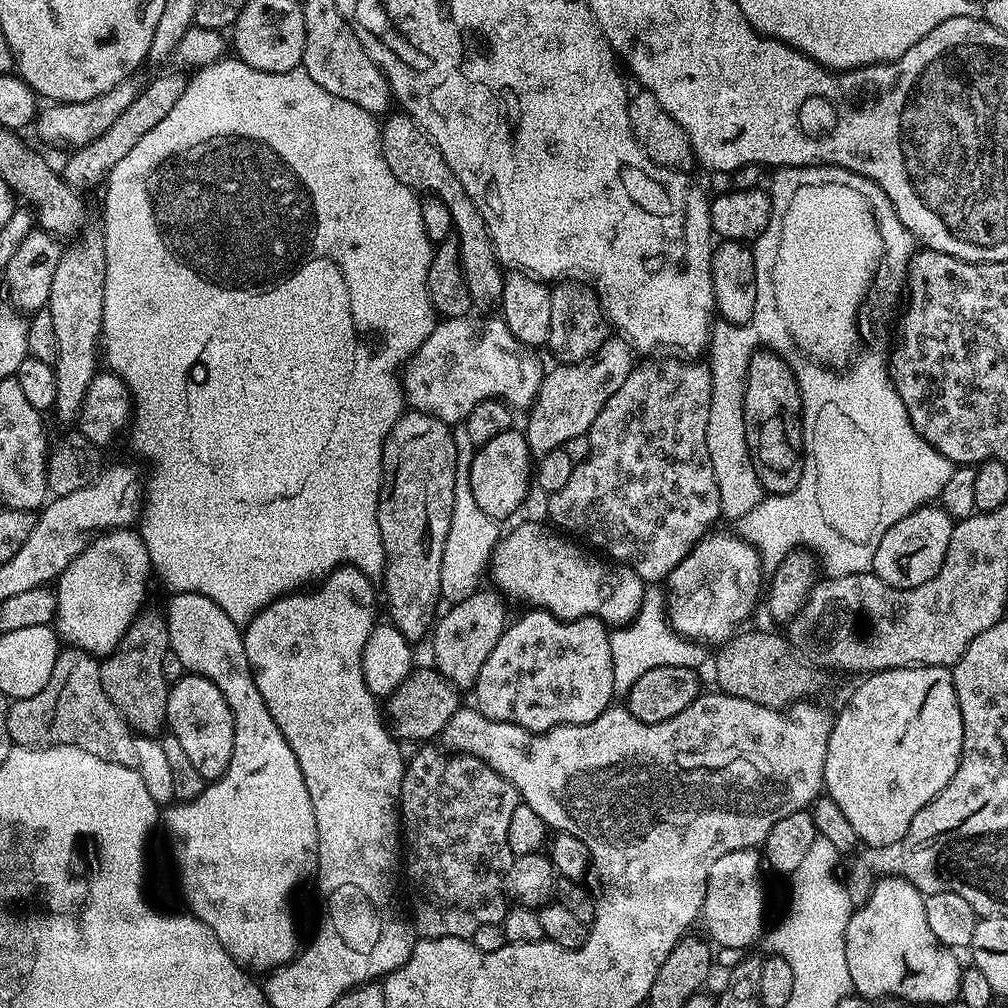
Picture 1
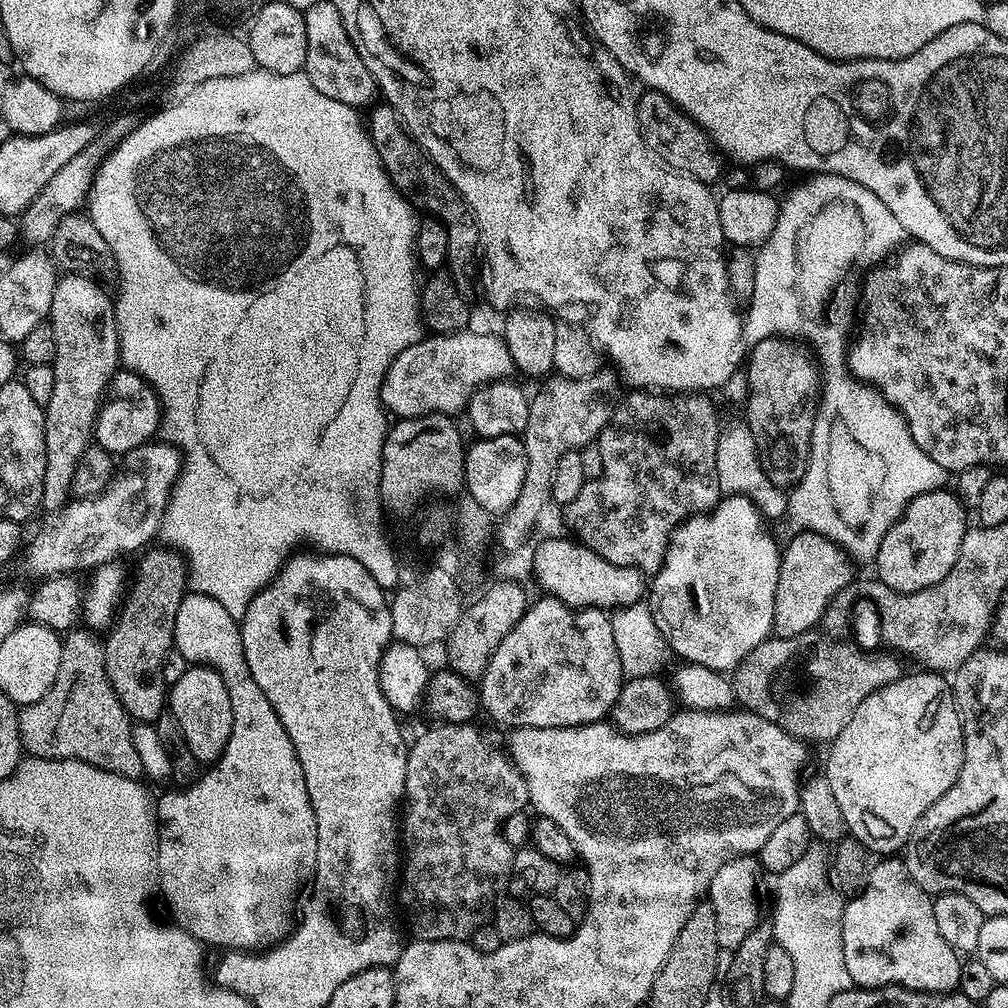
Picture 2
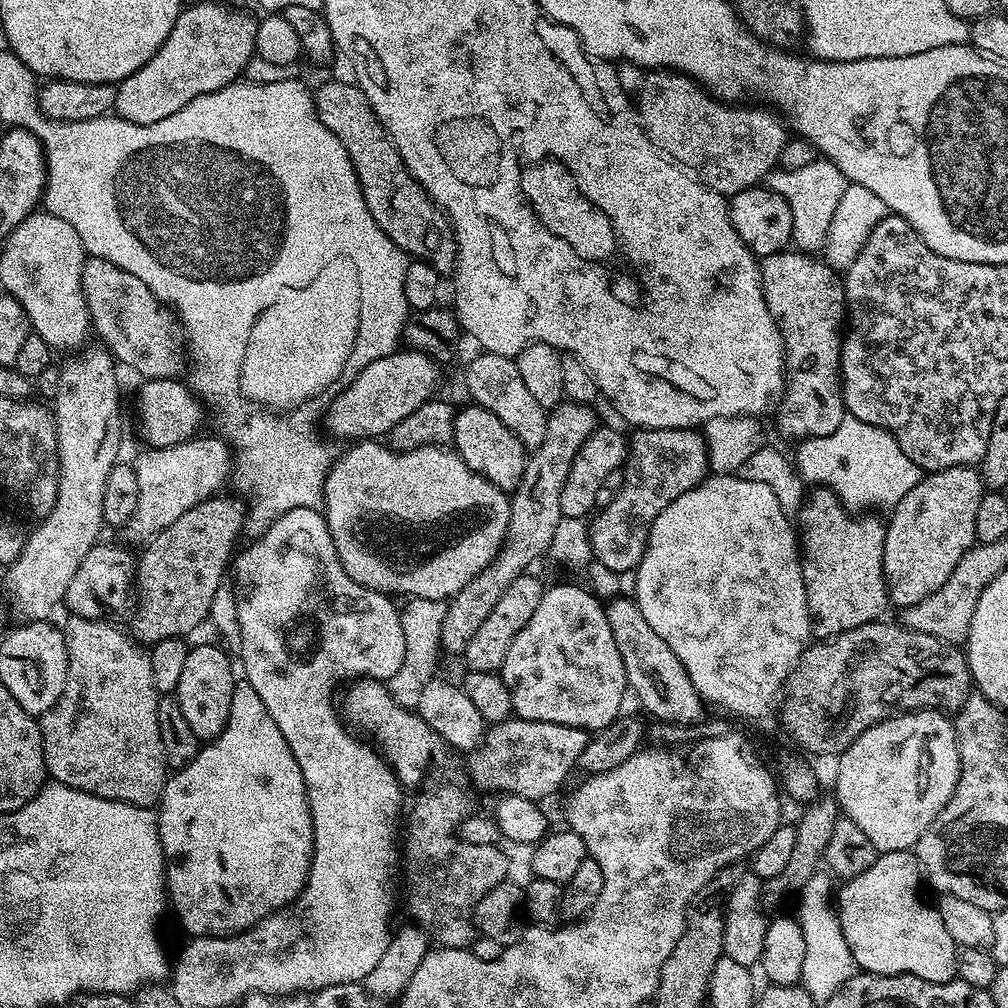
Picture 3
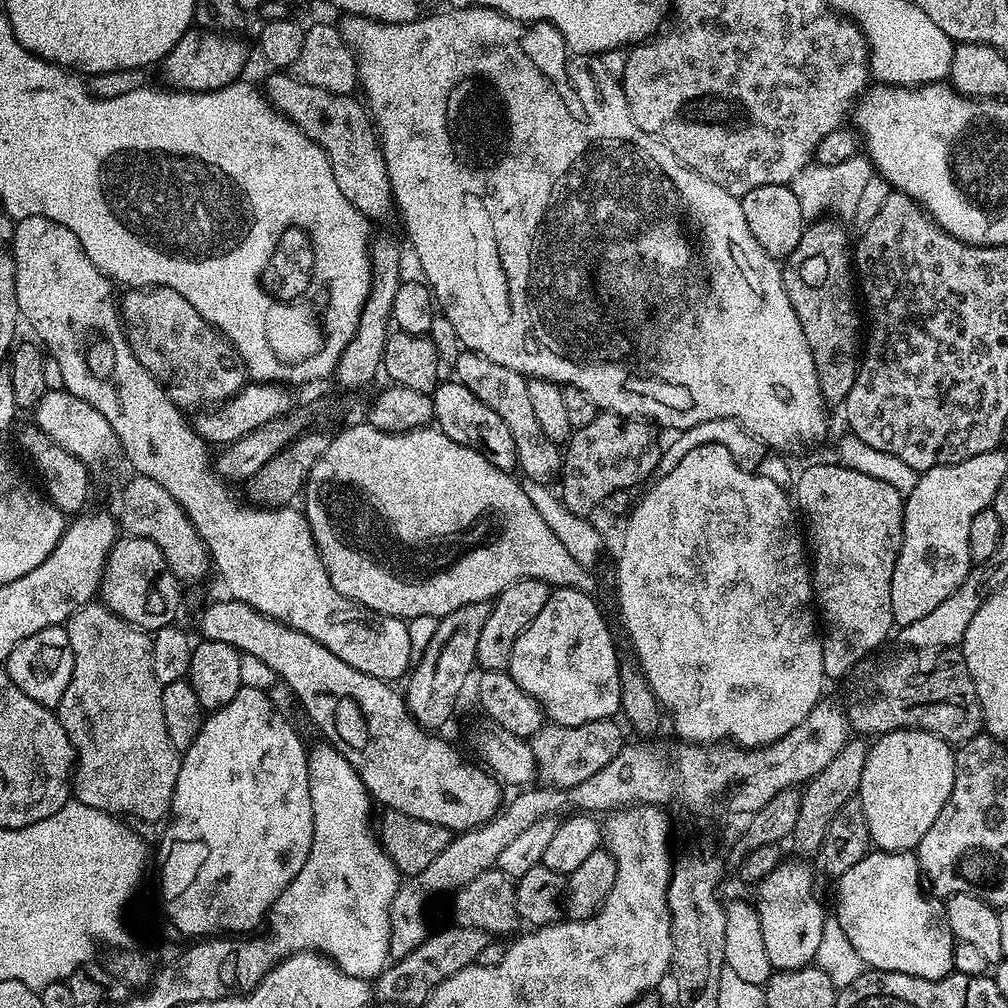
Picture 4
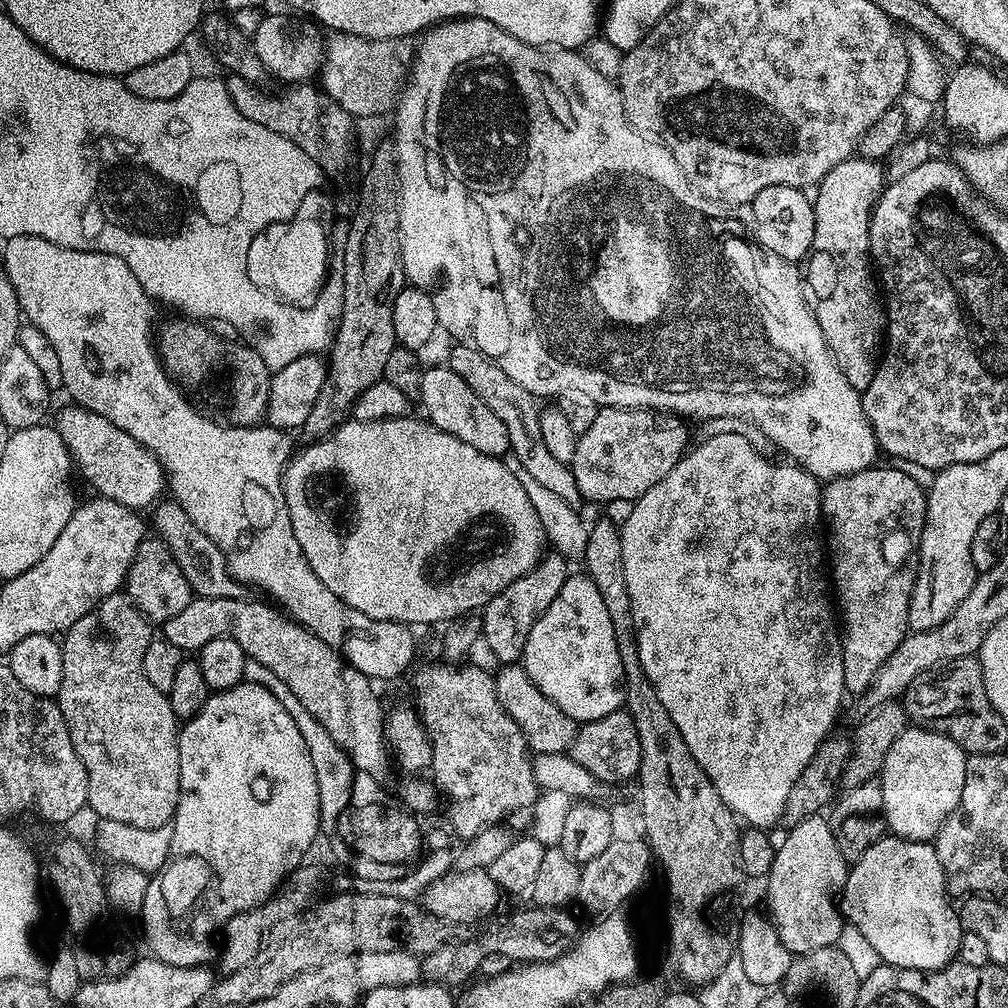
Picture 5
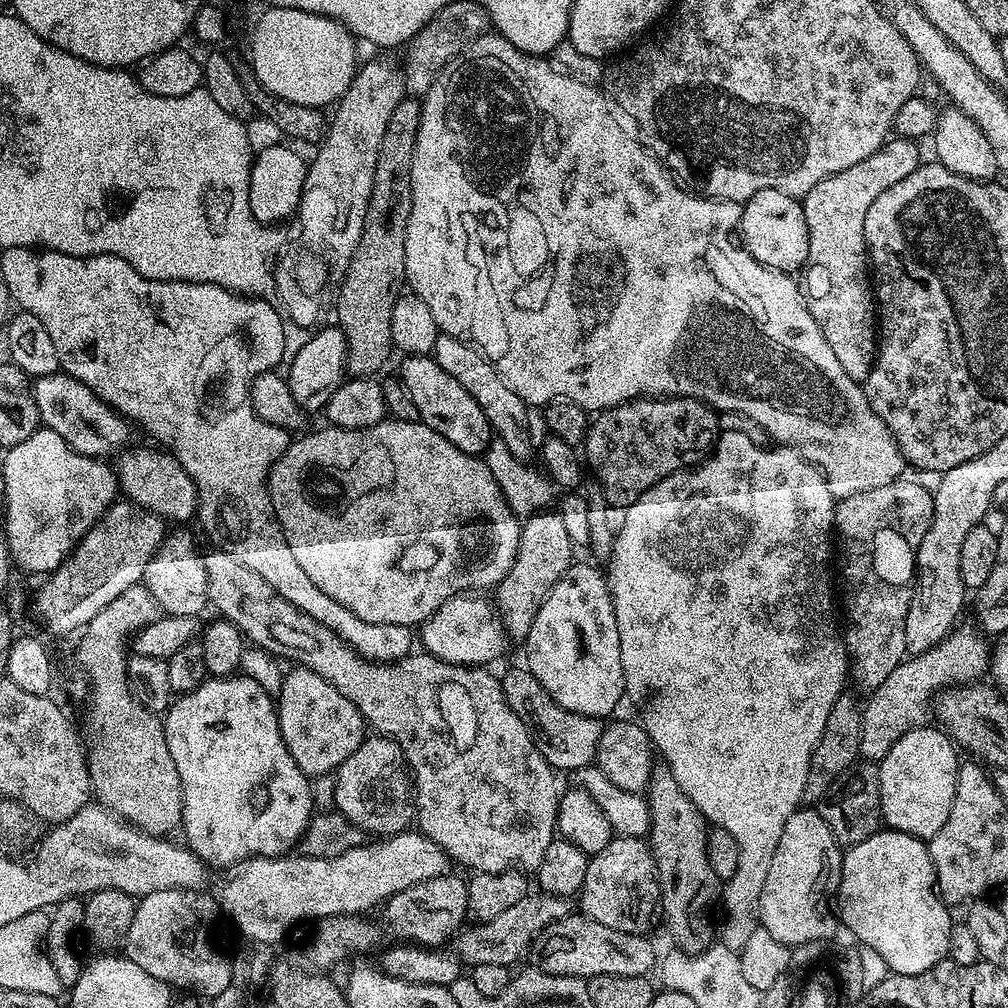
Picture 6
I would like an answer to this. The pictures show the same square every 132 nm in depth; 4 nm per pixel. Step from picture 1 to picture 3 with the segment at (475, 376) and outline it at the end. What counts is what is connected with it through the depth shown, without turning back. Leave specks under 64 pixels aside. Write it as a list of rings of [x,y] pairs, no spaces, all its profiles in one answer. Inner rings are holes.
[[[397,350],[378,362],[370,362],[346,390],[342,390],[332,400],[332,407],[326,413],[326,424],[344,442],[359,442],[369,438],[384,438],[406,414],[414,414],[418,406],[433,399],[436,388],[437,361],[426,354],[411,350]]]

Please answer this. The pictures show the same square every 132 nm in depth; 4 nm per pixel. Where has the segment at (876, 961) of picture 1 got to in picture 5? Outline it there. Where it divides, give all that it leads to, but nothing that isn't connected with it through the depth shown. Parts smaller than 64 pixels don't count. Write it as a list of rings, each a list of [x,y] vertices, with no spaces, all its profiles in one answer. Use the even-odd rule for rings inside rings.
[[[885,834],[866,854],[862,854],[848,869],[848,880],[842,889],[842,900],[849,904],[846,916],[853,924],[859,924],[870,946],[878,950],[881,961],[896,968],[917,968],[934,972],[957,959],[964,927],[960,925],[960,913],[950,901],[950,893],[944,882],[942,862],[938,862],[935,843],[923,840],[903,840],[901,836]]]

